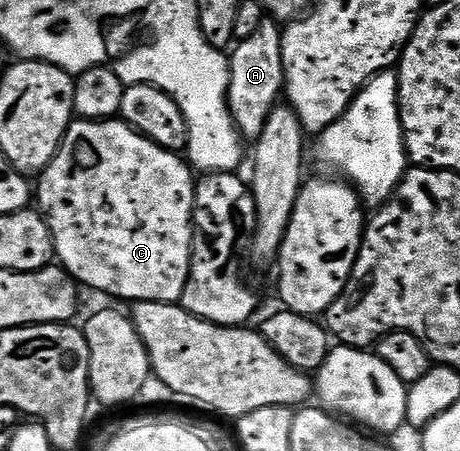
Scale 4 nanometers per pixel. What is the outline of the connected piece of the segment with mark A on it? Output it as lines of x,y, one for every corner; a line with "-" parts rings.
272,19
261,21
248,39
236,42
229,57
229,110
242,138
249,143
256,142
257,137
263,135
267,115
271,115
279,103
285,88
282,32
278,22

